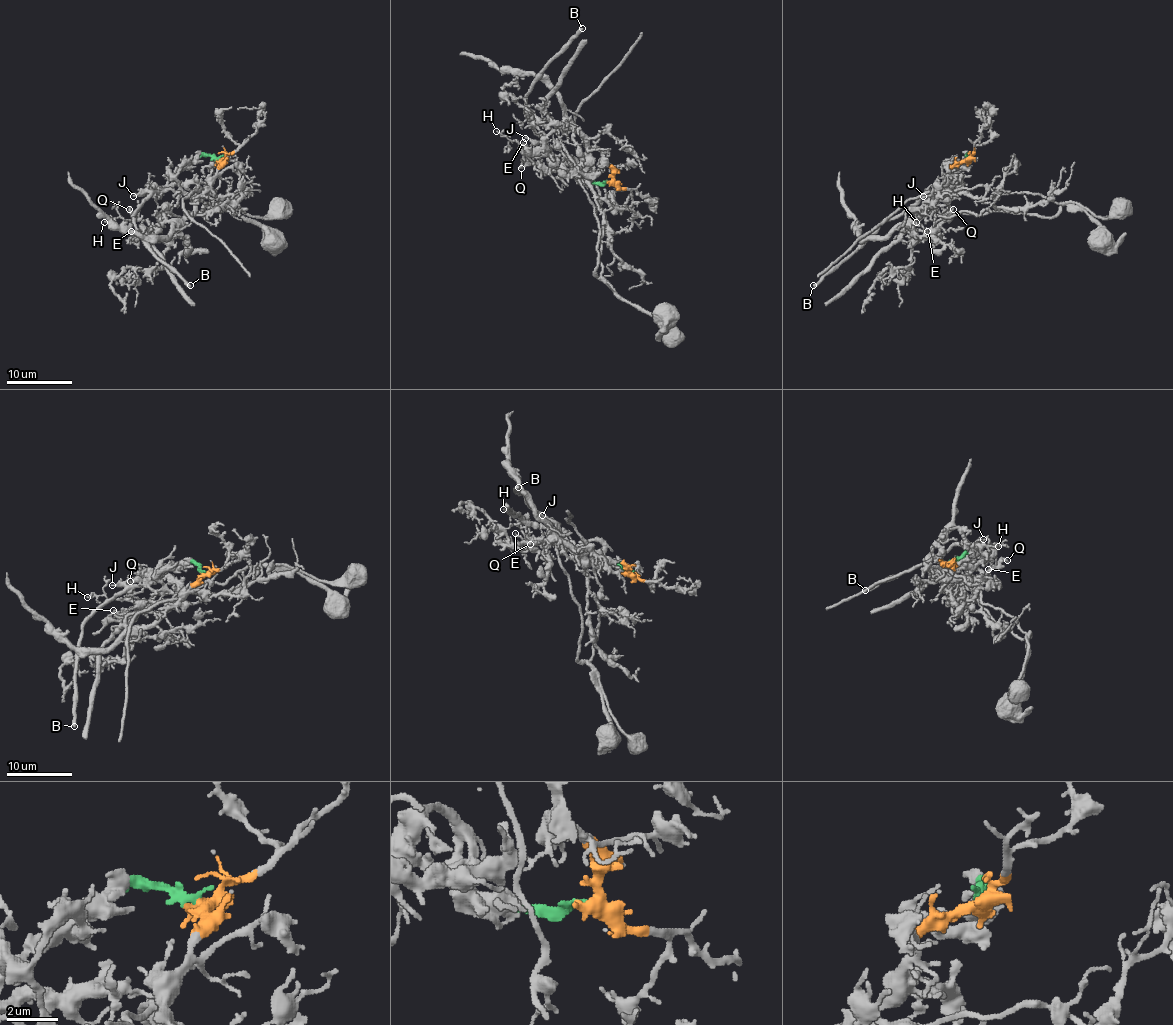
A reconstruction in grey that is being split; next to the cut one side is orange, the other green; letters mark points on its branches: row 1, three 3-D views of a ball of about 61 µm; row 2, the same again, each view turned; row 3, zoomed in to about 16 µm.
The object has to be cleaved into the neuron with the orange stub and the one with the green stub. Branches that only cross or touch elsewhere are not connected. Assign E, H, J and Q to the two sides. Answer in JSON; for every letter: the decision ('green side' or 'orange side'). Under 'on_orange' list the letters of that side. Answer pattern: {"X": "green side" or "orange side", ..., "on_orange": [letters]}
{"E": "orange side", "H": "orange side", "J": "green side", "Q": "orange side", "on_orange": ["E", "H", "Q"]}

